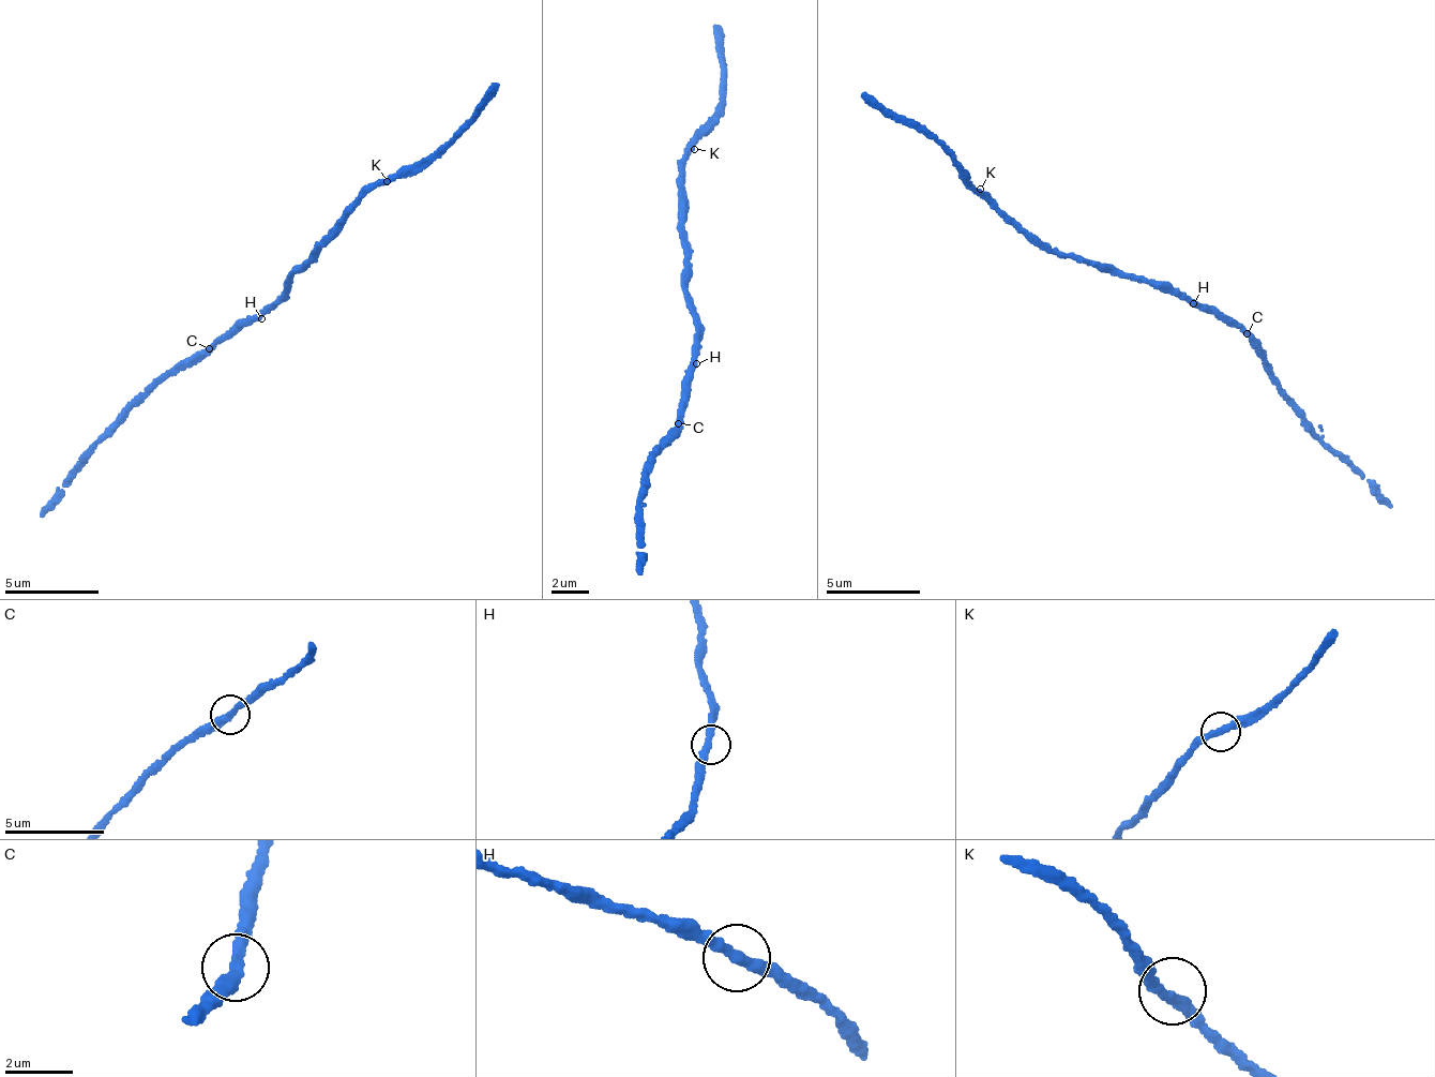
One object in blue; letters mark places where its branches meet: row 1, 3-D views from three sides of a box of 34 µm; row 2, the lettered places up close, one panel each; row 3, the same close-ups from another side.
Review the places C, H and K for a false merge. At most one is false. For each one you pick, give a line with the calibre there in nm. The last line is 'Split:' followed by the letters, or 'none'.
Split: none

